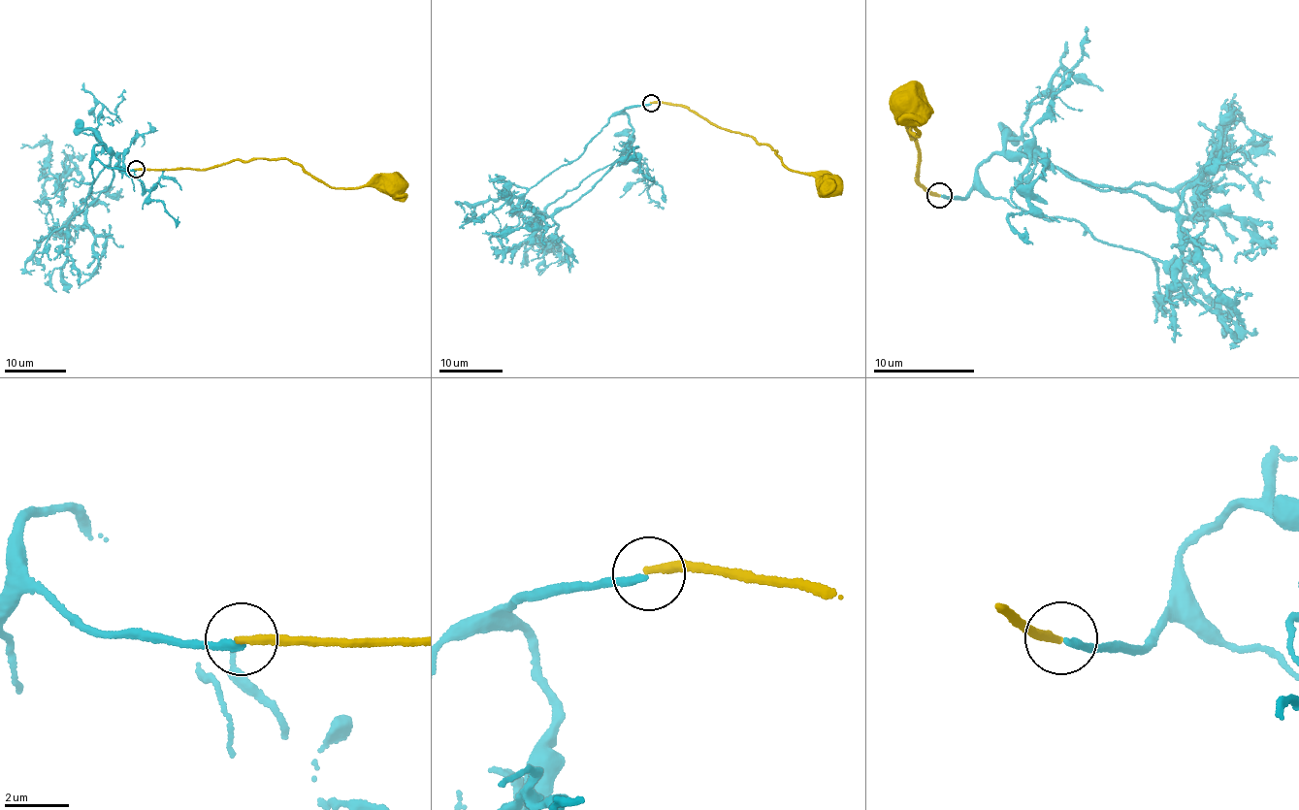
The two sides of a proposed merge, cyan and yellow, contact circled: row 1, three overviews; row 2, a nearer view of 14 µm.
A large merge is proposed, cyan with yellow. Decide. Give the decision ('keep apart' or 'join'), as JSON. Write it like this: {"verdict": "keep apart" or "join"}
{"verdict": "keep apart"}

